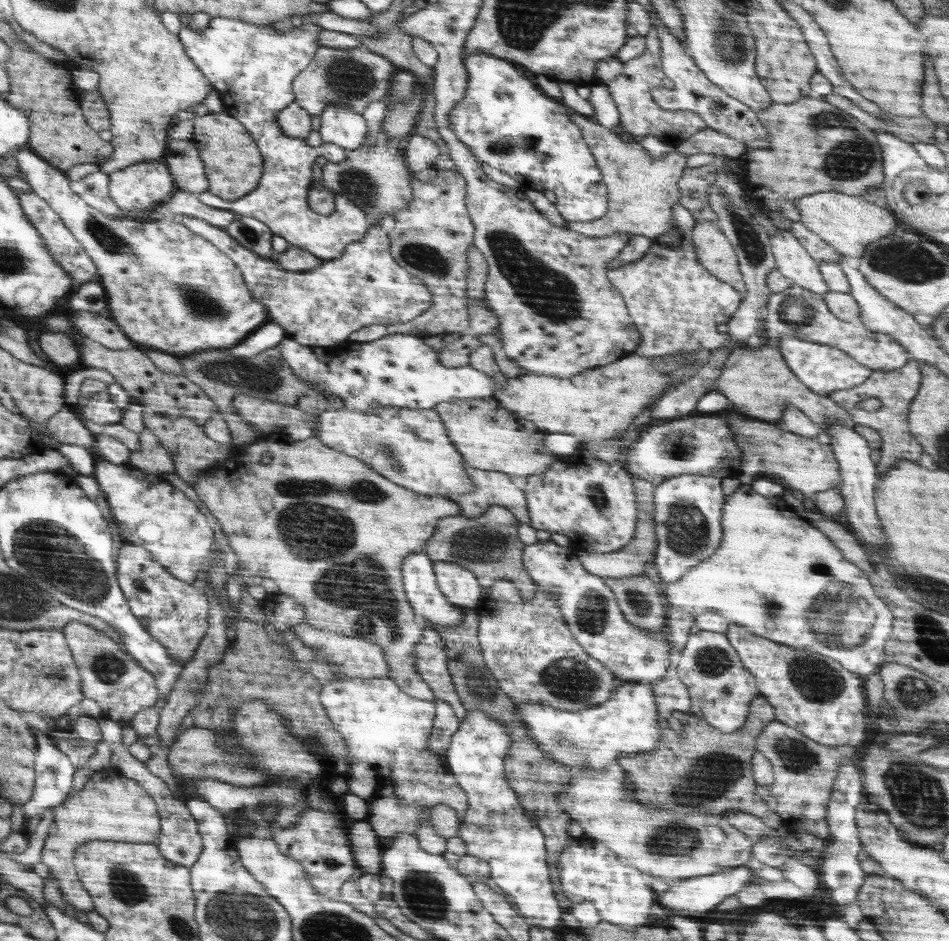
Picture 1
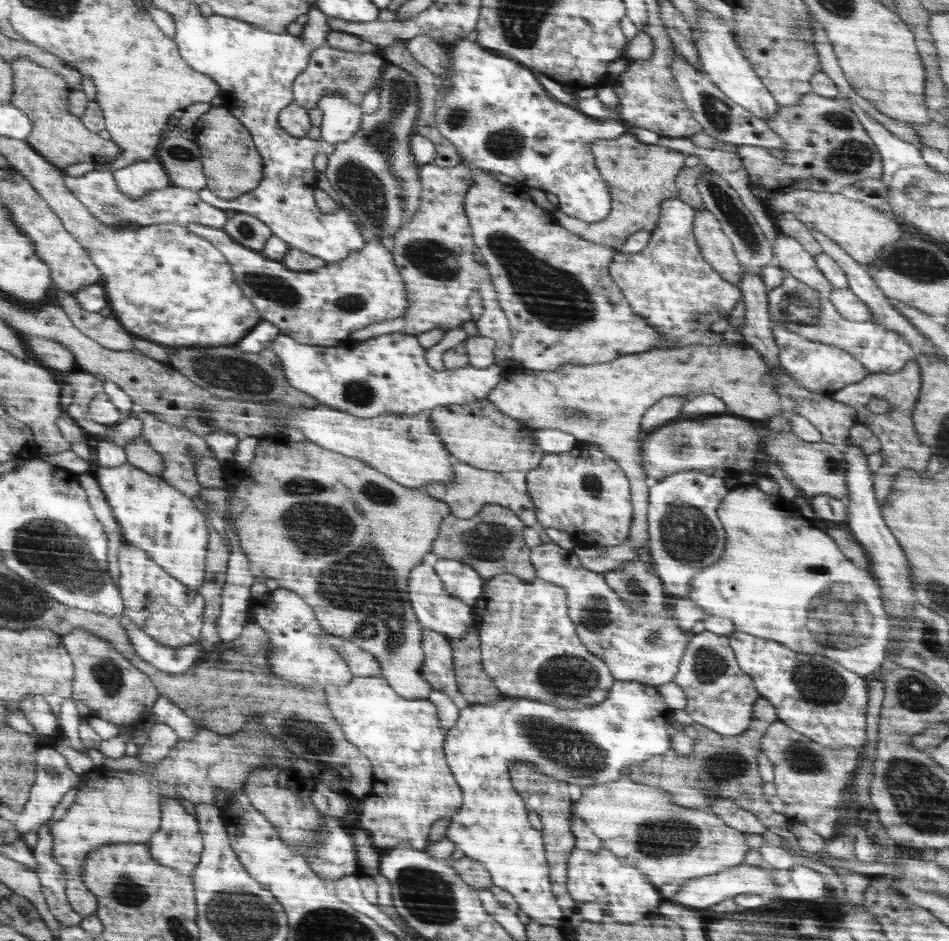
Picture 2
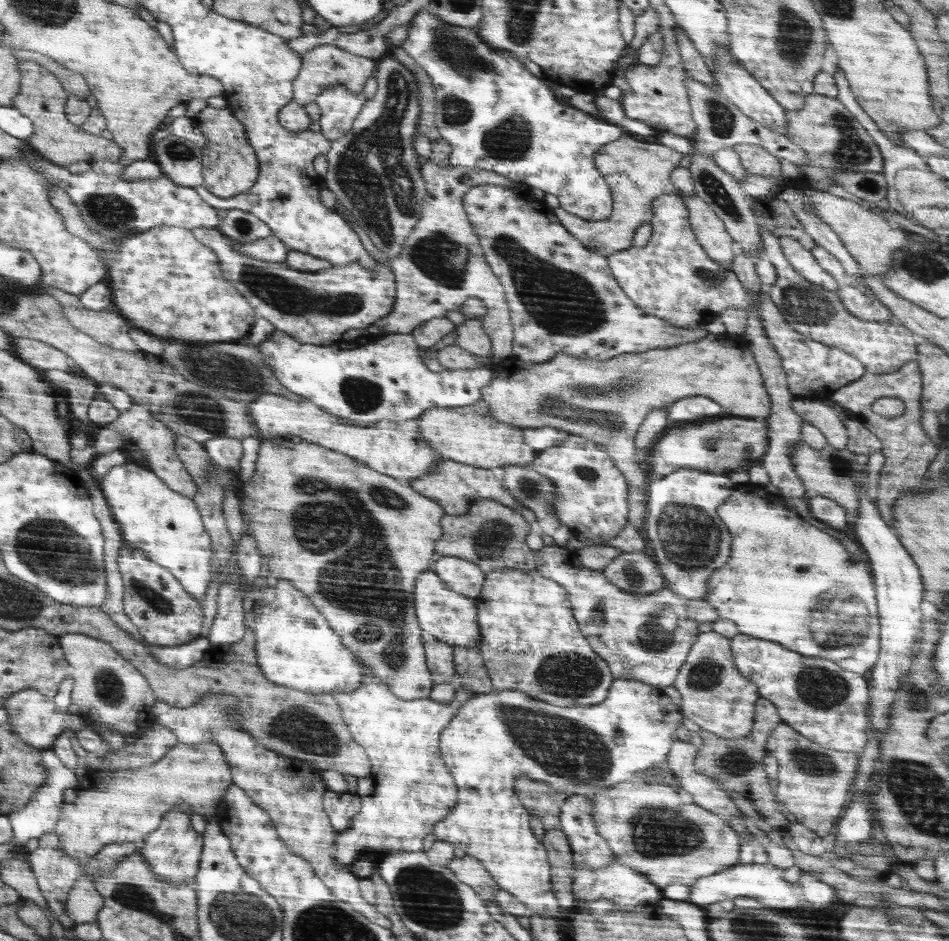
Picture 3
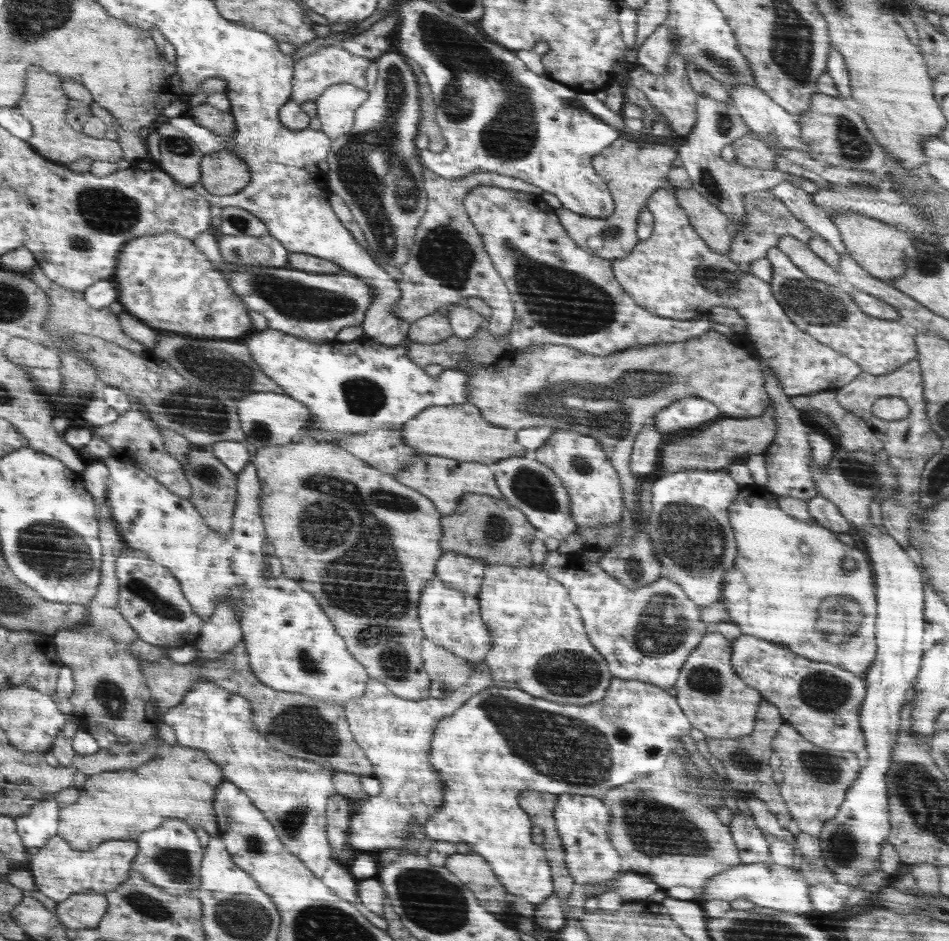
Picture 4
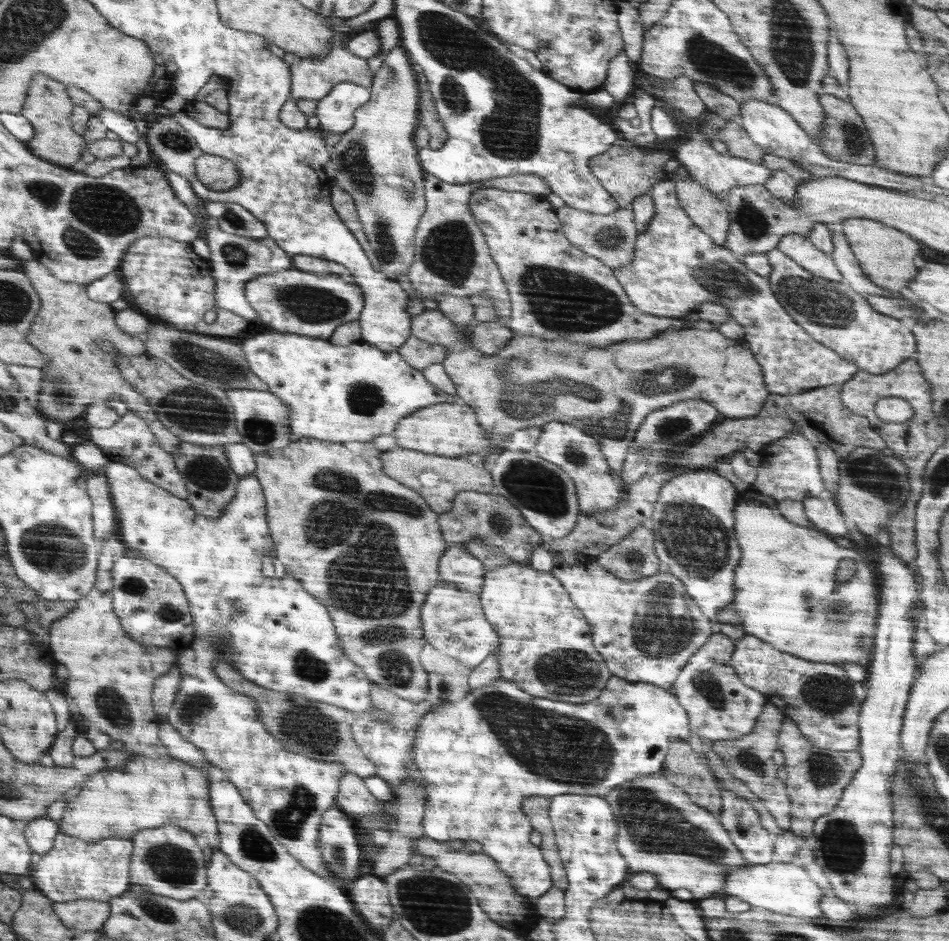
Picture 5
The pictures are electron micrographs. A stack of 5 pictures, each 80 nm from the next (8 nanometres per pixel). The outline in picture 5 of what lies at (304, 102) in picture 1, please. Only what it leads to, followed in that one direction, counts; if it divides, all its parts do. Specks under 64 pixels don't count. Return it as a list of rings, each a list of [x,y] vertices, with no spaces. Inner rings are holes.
[[[336,45],[333,50],[322,58],[299,58],[297,63],[290,65],[293,68],[293,95],[294,100],[320,100],[324,98],[339,82],[353,82],[360,86],[370,87],[373,84],[374,74],[368,68],[368,62],[356,56],[344,45]]]

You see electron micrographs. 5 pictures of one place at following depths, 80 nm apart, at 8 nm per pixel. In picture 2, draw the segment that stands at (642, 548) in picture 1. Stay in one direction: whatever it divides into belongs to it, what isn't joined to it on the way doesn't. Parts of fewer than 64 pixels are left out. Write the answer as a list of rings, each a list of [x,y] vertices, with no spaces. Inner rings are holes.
[[[690,345],[668,350],[654,351],[650,349],[643,353],[622,355],[609,363],[597,365],[566,363],[558,367],[557,370],[558,372],[538,372],[516,365],[511,372],[505,373],[501,383],[492,390],[491,394],[486,395],[486,399],[494,400],[494,404],[498,404],[498,408],[502,408],[502,412],[506,412],[506,416],[522,421],[533,429],[560,429],[572,434],[577,441],[595,443],[602,449],[602,452],[617,461],[625,475],[629,477],[635,510],[629,542],[604,549],[576,546],[573,550],[584,568],[602,574],[621,569],[638,559],[639,555],[634,546],[638,546],[638,548],[640,546],[648,548],[649,546],[649,496],[655,482],[652,481],[651,476],[646,476],[642,466],[641,453],[644,438],[642,420],[645,419],[646,412],[654,407],[655,403],[658,404],[668,396],[710,394],[718,396],[724,405],[729,406],[729,412],[726,414],[736,415],[746,420],[767,421],[784,413],[800,415],[818,429],[823,441],[840,447],[848,439],[849,430],[856,423],[856,409],[852,406],[835,402],[830,396],[810,392],[802,385],[798,385],[798,382],[794,381],[794,378],[790,377],[790,374],[786,373],[783,368],[779,368],[778,371],[769,368],[769,363],[764,356],[761,356],[757,349],[747,345]]]

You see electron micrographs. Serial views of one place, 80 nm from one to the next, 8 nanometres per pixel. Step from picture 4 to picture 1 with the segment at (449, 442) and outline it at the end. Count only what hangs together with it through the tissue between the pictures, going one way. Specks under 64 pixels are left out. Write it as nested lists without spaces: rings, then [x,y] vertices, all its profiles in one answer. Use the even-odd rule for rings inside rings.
[[[492,396],[486,399],[469,399],[464,401],[447,401],[439,403],[435,408],[440,414],[442,422],[448,428],[450,441],[457,446],[458,453],[467,466],[484,471],[503,472],[514,477],[529,477],[542,474],[557,459],[558,455],[549,453],[546,446],[546,431],[540,430],[533,422],[517,417],[515,413],[501,408],[500,402]]]

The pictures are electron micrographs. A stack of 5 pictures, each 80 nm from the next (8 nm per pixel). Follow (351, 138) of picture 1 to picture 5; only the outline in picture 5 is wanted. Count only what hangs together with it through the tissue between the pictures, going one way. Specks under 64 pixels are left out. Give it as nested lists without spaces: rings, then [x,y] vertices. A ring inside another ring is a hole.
[[[339,82],[317,104],[319,128],[339,135],[349,131],[355,123],[355,112],[370,100],[370,95],[369,87]]]

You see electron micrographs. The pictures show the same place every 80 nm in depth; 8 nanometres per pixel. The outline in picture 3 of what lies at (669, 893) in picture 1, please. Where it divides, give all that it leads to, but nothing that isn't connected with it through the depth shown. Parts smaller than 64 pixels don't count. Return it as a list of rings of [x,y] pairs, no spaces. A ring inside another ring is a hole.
[[[767,863],[764,866],[756,864],[738,864],[714,876],[698,880],[698,884],[690,886],[690,902],[698,906],[708,906],[720,900],[732,900],[736,896],[750,896],[758,898],[766,908],[800,908],[800,898],[794,892],[794,886],[782,878],[782,870]]]

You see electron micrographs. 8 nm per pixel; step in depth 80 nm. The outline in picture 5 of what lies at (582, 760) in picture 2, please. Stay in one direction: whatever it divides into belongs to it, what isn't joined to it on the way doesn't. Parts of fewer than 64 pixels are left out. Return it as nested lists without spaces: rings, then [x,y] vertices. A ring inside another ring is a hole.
[[[617,676],[610,678],[609,682],[606,683],[605,690],[598,695],[597,699],[580,704],[532,696],[525,689],[518,687],[514,681],[502,677],[498,677],[495,681],[480,688],[469,689],[459,699],[441,699],[441,703],[435,709],[432,709],[428,715],[422,716],[419,720],[415,732],[416,742],[413,742],[413,760],[416,760],[414,764],[418,766],[417,769],[420,770],[421,777],[426,782],[426,790],[428,790],[425,792],[428,796],[428,804],[424,806],[424,818],[421,822],[424,835],[440,842],[460,839],[480,842],[483,846],[482,853],[492,857],[492,860],[498,865],[498,870],[510,878],[514,892],[529,898],[530,901],[536,901],[553,887],[552,866],[545,861],[541,848],[530,843],[533,827],[530,826],[532,822],[528,820],[528,815],[522,812],[522,802],[528,796],[550,796],[552,798],[556,795],[573,794],[604,797],[616,786],[628,783],[634,780],[636,776],[642,777],[642,774],[660,773],[660,768],[664,764],[664,756],[668,752],[670,738],[688,738],[690,731],[689,715],[671,690],[667,691],[658,685],[646,682],[630,682]]]

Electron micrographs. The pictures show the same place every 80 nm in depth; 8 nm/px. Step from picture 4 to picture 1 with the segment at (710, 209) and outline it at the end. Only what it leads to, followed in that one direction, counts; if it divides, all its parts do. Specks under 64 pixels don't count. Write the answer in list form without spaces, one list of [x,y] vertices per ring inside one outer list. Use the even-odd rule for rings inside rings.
[[[698,221],[693,228],[693,244],[701,263],[714,276],[733,285],[743,295],[747,292],[731,242],[712,221]]]

